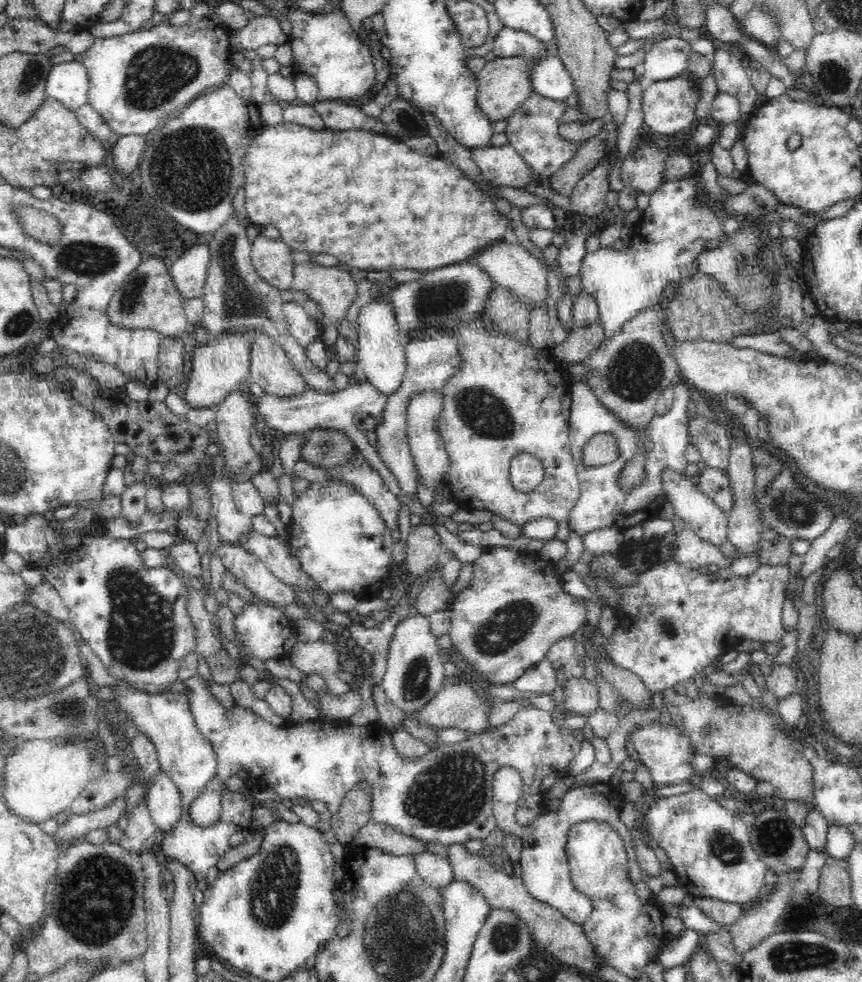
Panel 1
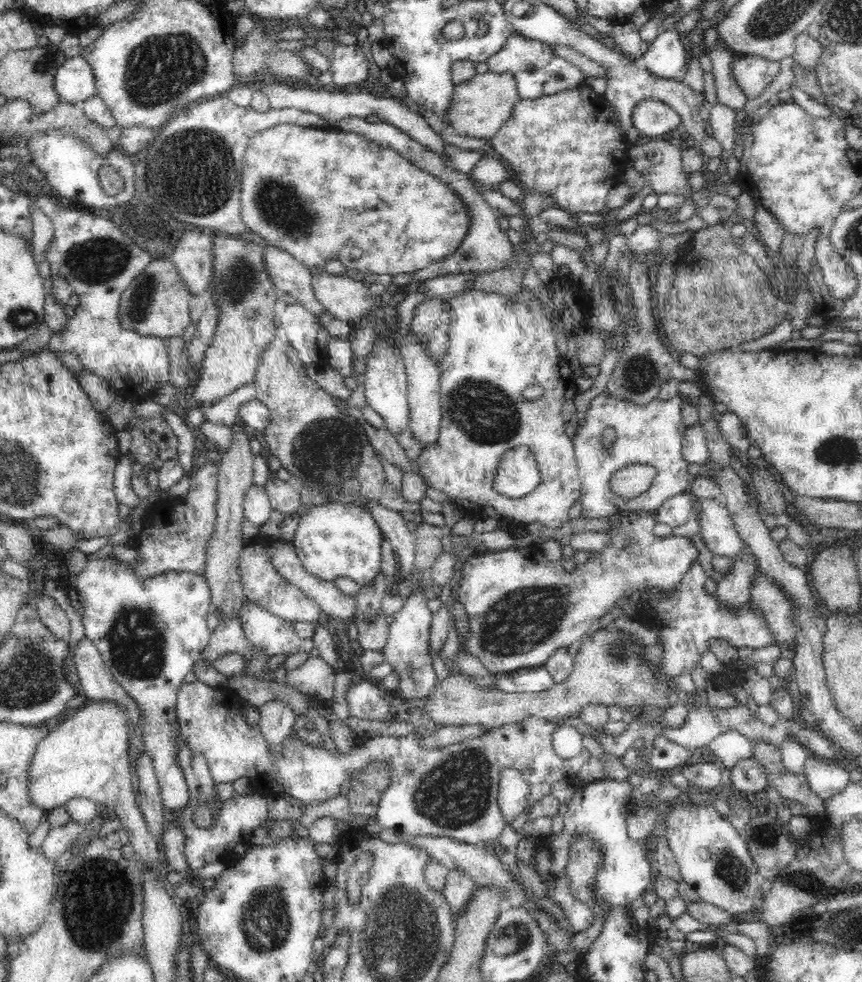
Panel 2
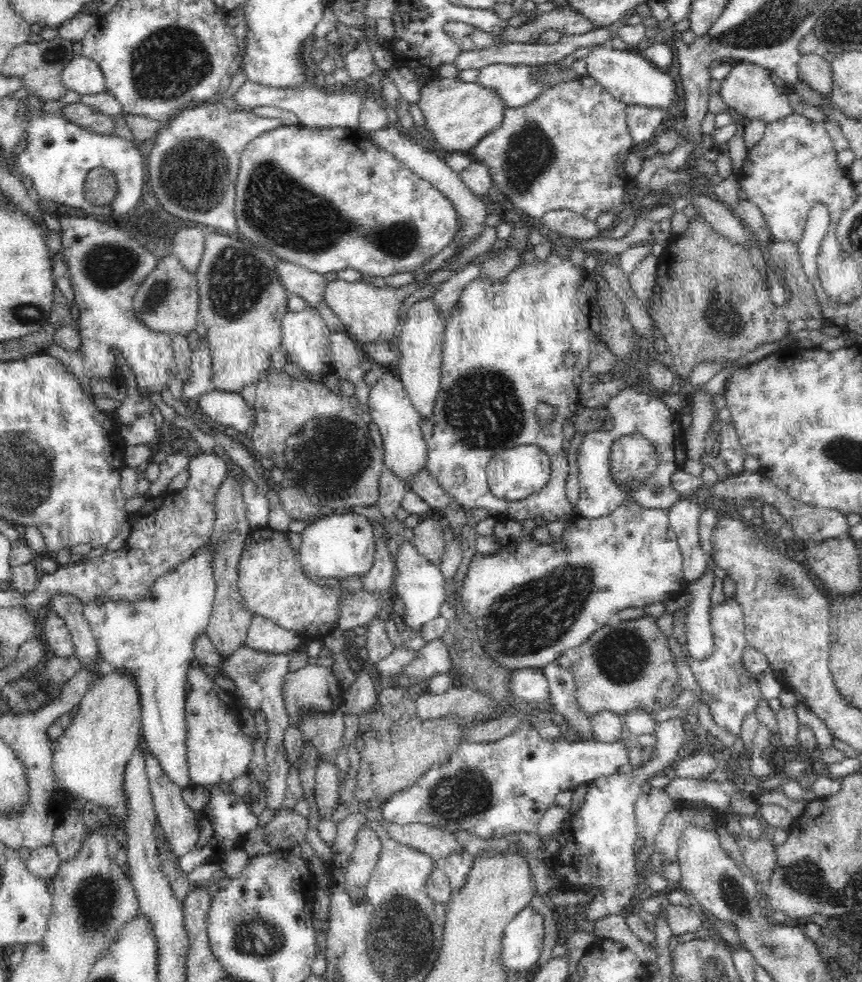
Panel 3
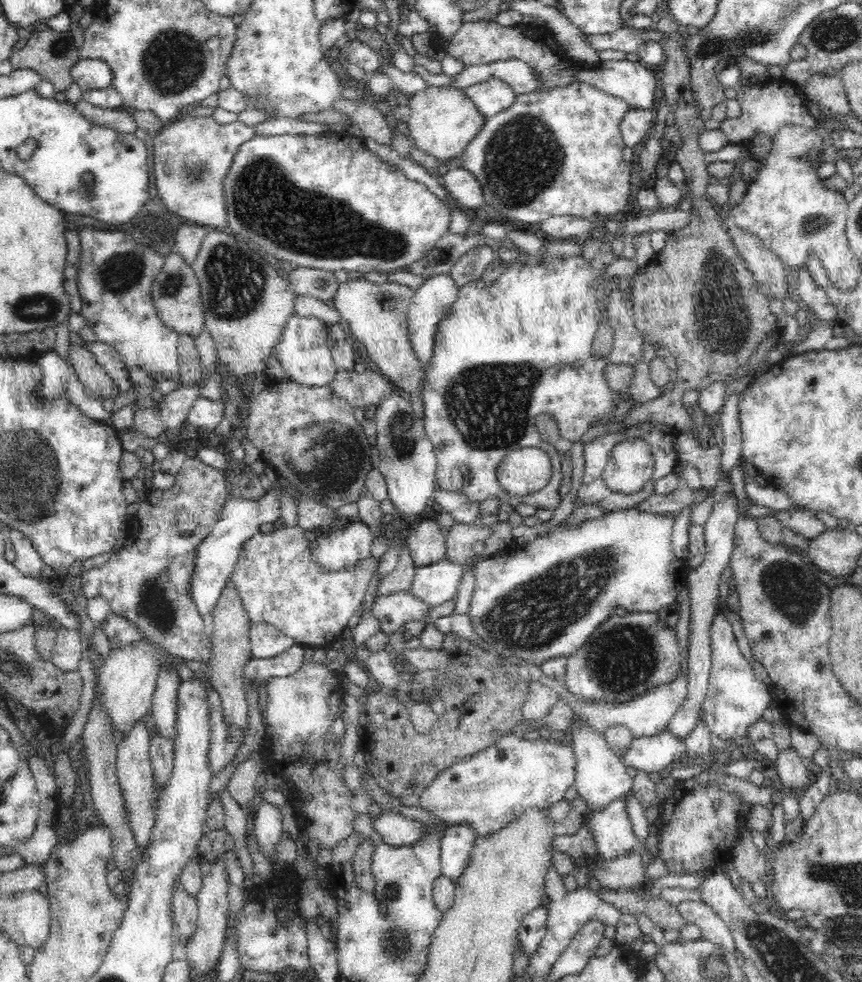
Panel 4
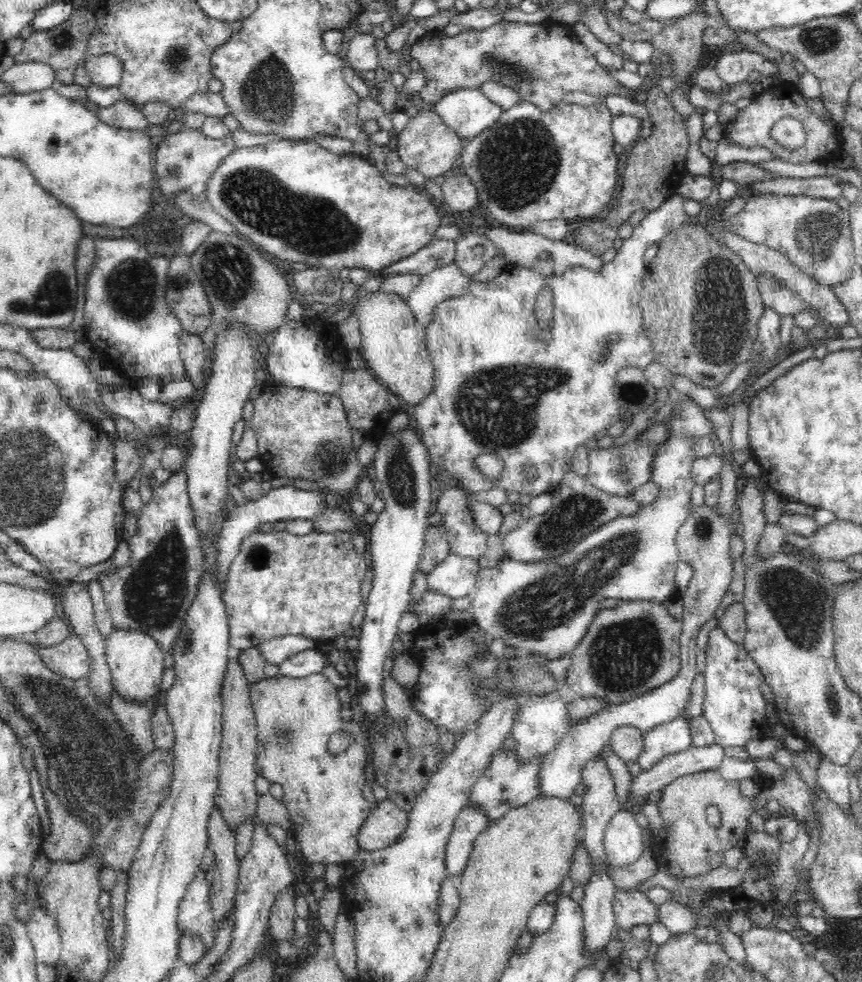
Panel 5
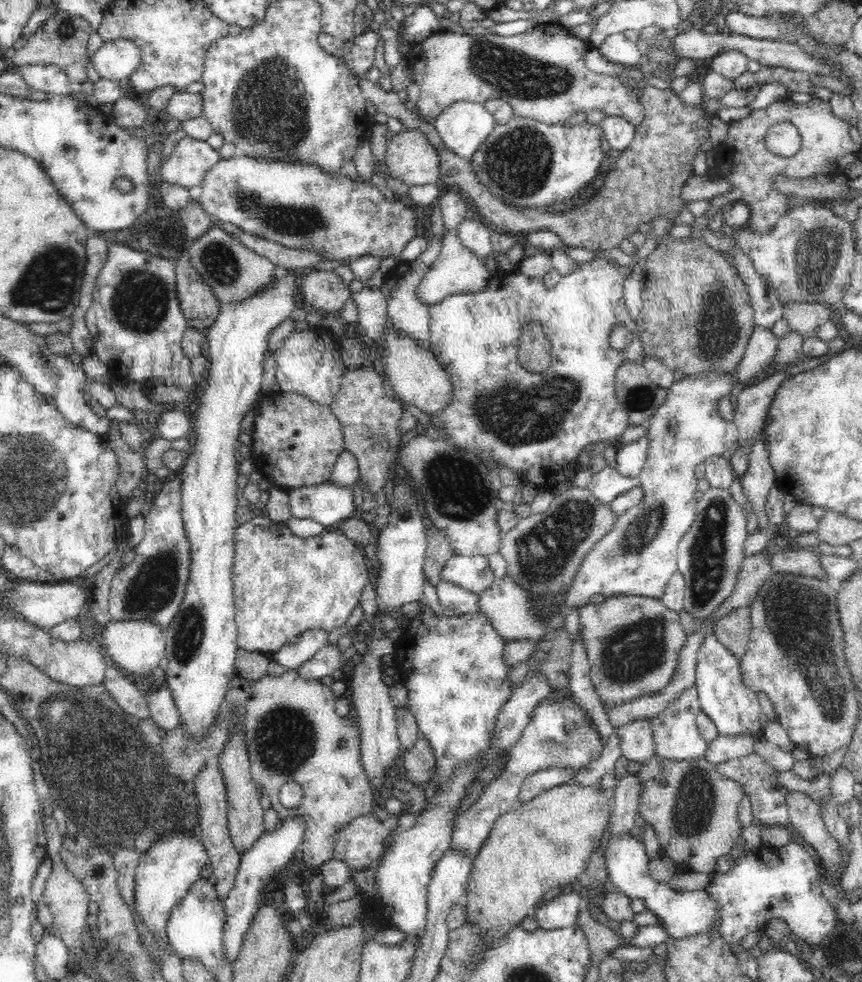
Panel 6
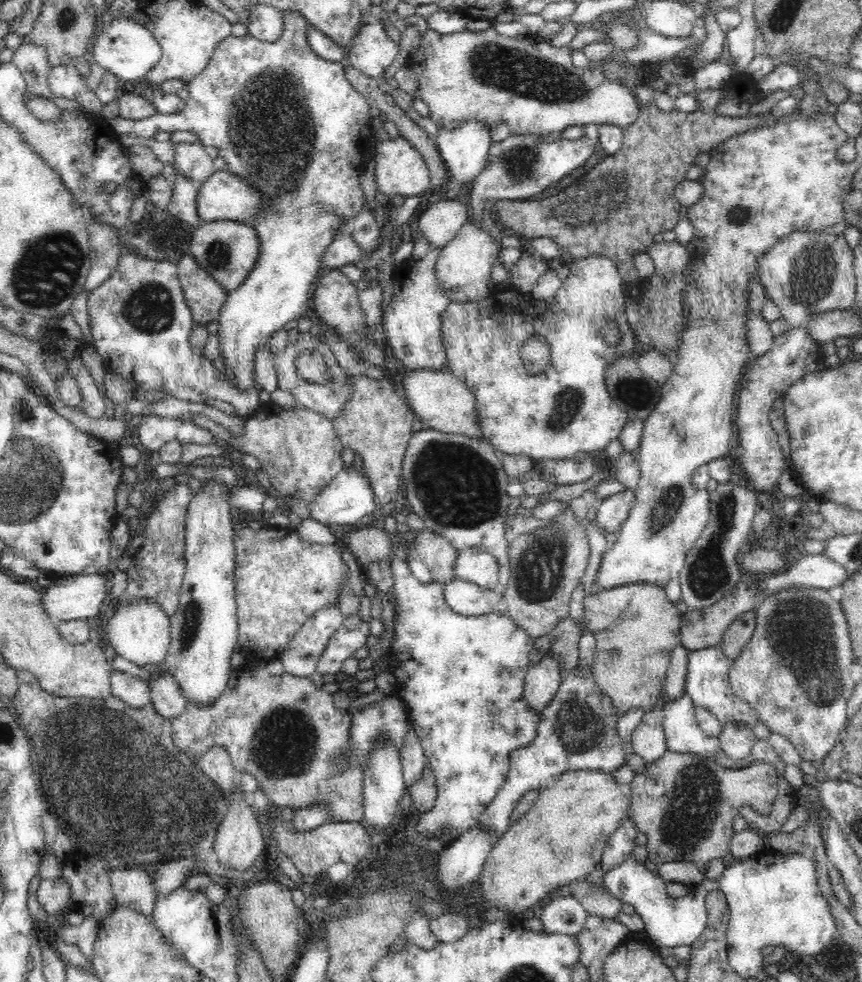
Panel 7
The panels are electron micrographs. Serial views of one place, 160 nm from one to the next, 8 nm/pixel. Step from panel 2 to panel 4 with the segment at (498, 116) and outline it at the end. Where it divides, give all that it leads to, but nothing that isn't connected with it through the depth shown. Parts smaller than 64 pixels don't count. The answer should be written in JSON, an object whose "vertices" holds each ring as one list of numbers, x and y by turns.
{"vertices":[[426,86,414,93,409,101,411,115,407,120,409,138,422,152,435,156,438,162,449,162,460,157,464,149,480,134,485,125,485,115,474,106,465,90,449,86]]}

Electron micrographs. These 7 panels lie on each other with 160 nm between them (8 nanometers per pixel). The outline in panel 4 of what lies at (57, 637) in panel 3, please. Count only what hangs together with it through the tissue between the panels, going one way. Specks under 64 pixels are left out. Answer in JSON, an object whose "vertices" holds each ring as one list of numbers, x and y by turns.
{"vertices":[[57,627,57,629,58,641,54,644,49,660,54,663,56,668,64,672,78,670,78,662,82,658,79,631,72,631,63,627]]}

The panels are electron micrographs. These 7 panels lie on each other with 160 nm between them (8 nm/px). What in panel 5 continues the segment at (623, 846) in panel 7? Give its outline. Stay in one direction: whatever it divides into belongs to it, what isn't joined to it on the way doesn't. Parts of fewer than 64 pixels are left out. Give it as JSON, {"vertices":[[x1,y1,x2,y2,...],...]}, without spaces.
{"vertices":[[718,743,707,747,692,746,684,752,666,756,650,770,632,777,628,794,634,800,646,800,648,794,662,790,678,777,704,770,719,770,726,759,724,747]]}

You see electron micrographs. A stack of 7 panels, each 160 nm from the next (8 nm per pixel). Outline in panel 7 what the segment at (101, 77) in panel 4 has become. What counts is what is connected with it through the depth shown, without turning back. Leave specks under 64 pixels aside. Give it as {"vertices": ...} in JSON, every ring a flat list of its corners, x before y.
{"vertices":[[118,18,107,25,95,40,93,60,104,70,118,78,119,83,125,80,136,80,146,76,162,56,162,47,158,40,142,24,132,19]]}

